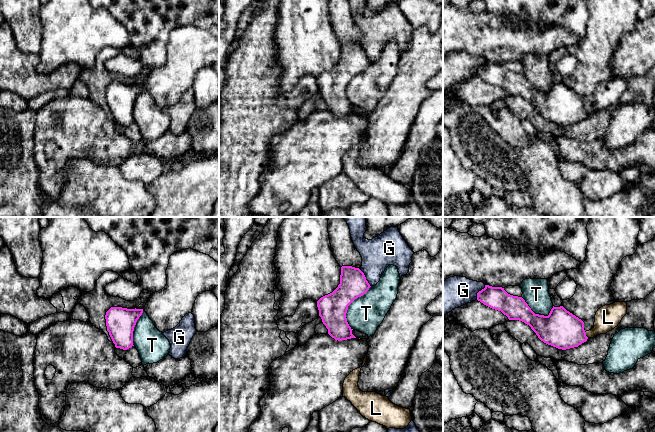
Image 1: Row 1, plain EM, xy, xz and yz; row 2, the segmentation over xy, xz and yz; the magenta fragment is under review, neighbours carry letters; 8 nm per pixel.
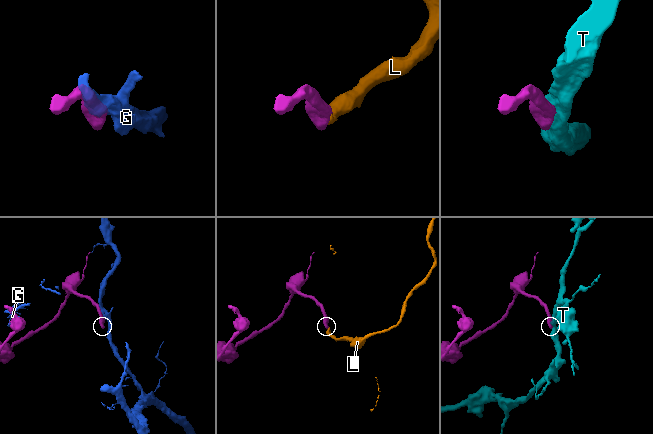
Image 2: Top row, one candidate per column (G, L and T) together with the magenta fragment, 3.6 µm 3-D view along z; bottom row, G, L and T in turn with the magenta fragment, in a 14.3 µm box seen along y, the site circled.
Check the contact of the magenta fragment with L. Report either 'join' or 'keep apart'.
join

